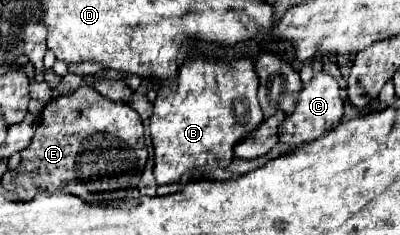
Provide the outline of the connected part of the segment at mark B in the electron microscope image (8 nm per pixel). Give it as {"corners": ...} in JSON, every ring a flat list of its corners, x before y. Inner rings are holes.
{"corners":[[190,53,178,71,176,87,164,85,158,89,154,113,150,117,150,135,156,151,154,177,160,185,174,183,184,171,228,167,234,145,262,123,262,109,258,105,258,73,252,59,242,61,214,61,204,53],[212,75,216,75,218,91,212,93]]}

